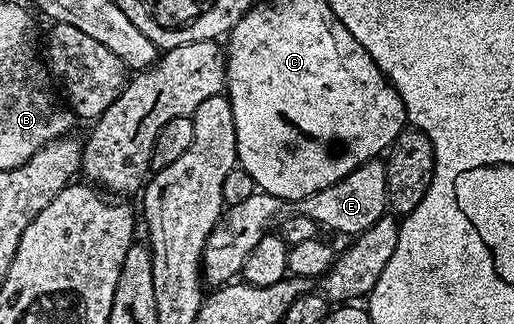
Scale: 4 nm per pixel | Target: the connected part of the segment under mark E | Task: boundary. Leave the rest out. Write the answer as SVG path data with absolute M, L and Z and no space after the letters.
M379 159L361 163L353 171L349 171L345 179L324 189L316 189L313 195L300 201L292 201L290 205L281 198L262 191L249 195L249 199L244 199L242 203L227 205L203 248L201 276L204 282L211 287L234 282L242 274L245 258L253 252L253 247L261 243L264 235L288 212L288 209L297 215L313 219L316 225L324 230L332 229L335 233L351 233L350 235L364 233L389 209L385 164Z

